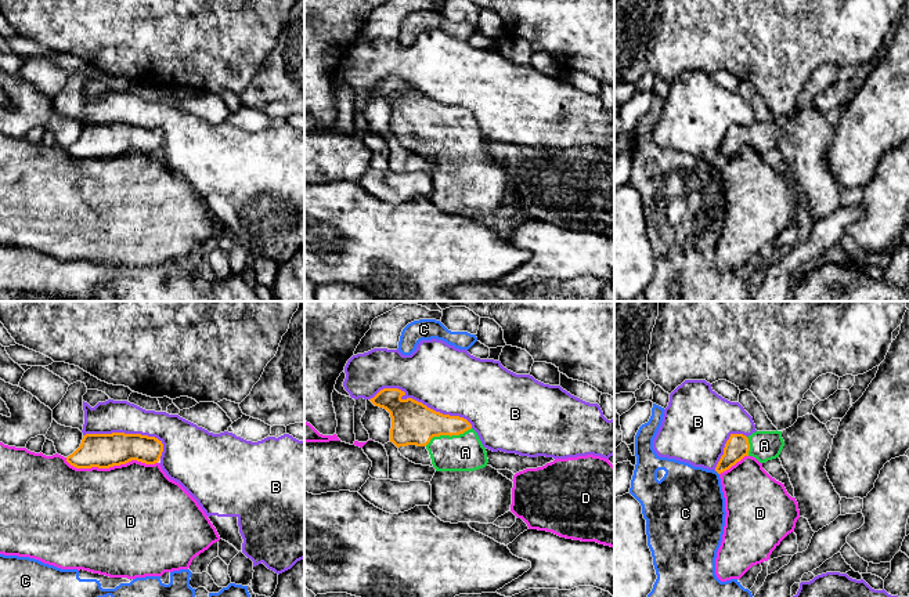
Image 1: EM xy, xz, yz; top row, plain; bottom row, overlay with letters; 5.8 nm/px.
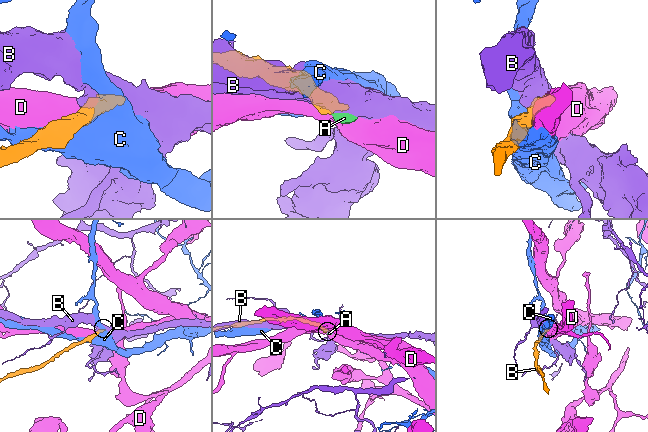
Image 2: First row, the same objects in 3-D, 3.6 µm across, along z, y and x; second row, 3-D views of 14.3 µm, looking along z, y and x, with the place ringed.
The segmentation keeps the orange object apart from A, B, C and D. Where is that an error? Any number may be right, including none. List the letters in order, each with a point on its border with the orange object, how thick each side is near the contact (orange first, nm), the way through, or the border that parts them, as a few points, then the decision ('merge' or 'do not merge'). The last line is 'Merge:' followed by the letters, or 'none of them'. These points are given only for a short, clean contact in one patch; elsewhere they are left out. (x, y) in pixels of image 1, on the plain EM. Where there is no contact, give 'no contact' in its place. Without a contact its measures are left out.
A: meets orange in xz at (447, 125); 260 nm thick on the orange side, 220 nm on the other; runs through xz (412, 114), (447, 125), (465, 143); merge
B: meets orange in xz at (417, 91); 260 nm thick on the orange side, 380 nm on the other; do not merge
C: meets orange in yz at (717, 162); 140 nm thick on the orange side, 420 nm on the other; do not merge
D: meets orange in xy at (111, 156); 200 nm thick on the orange side, 500 nm on the other; do not merge
Merge: A

